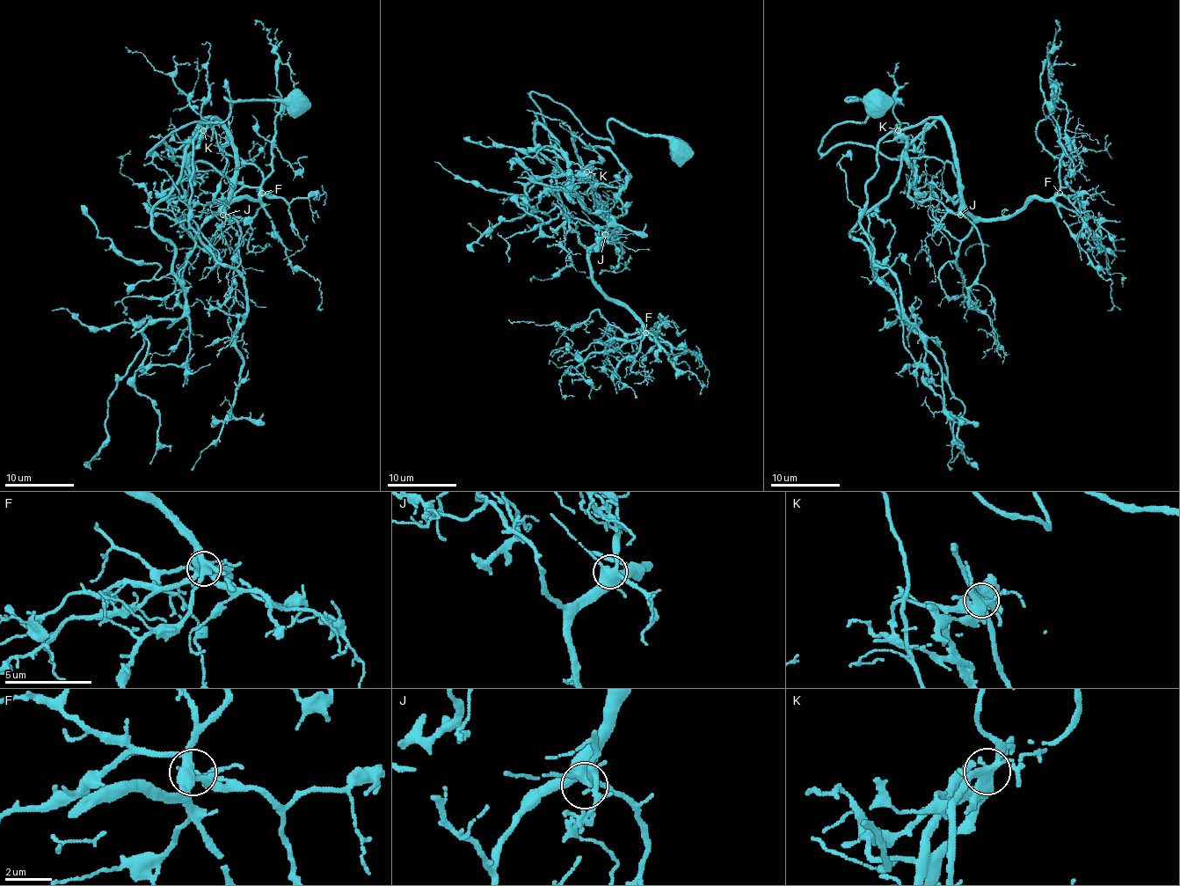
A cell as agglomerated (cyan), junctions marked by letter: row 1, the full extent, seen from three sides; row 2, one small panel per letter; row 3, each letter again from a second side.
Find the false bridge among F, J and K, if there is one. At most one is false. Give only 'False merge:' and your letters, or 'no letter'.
False merge: K

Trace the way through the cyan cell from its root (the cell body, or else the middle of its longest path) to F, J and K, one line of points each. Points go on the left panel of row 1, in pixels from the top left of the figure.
F: (297, 107), (224, 98), (224, 121), (148, 150), (229, 180), (207, 218), (262, 193)
J: (297, 107), (224, 98), (224, 121), (148, 150), (215, 166), (222, 215)
K: (297, 107), (224, 98), (224, 121), (191, 121), (148, 152), (163, 142), (182, 156), (203, 130)

